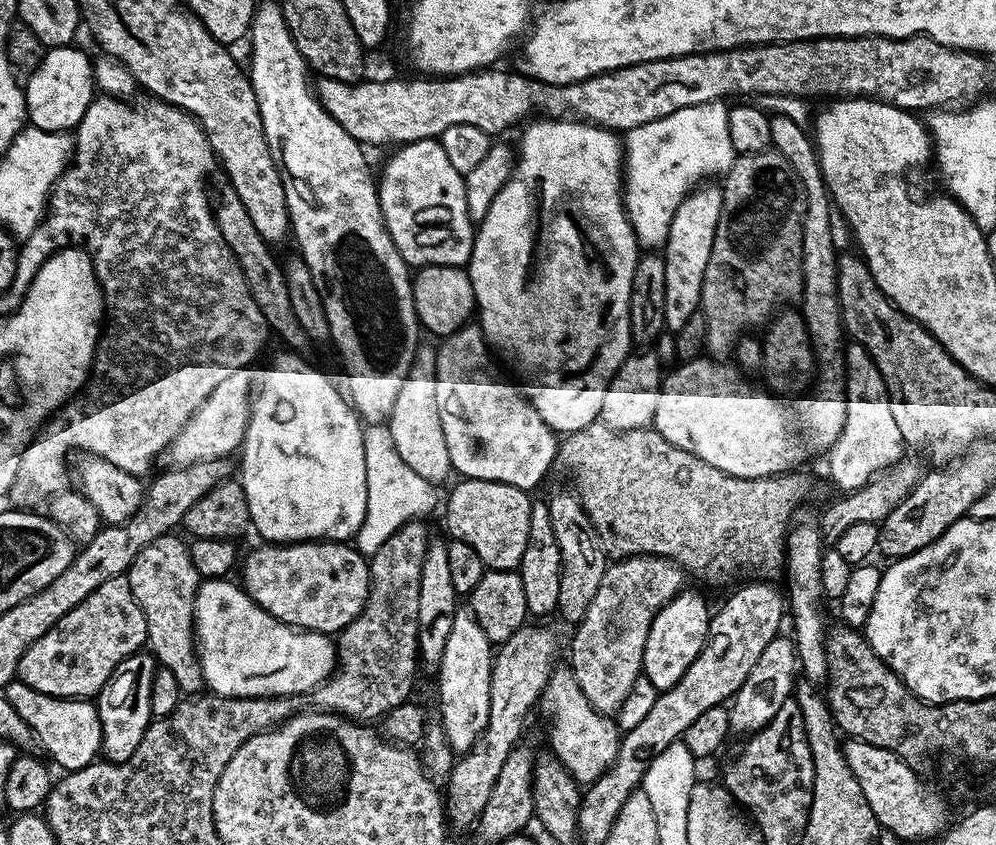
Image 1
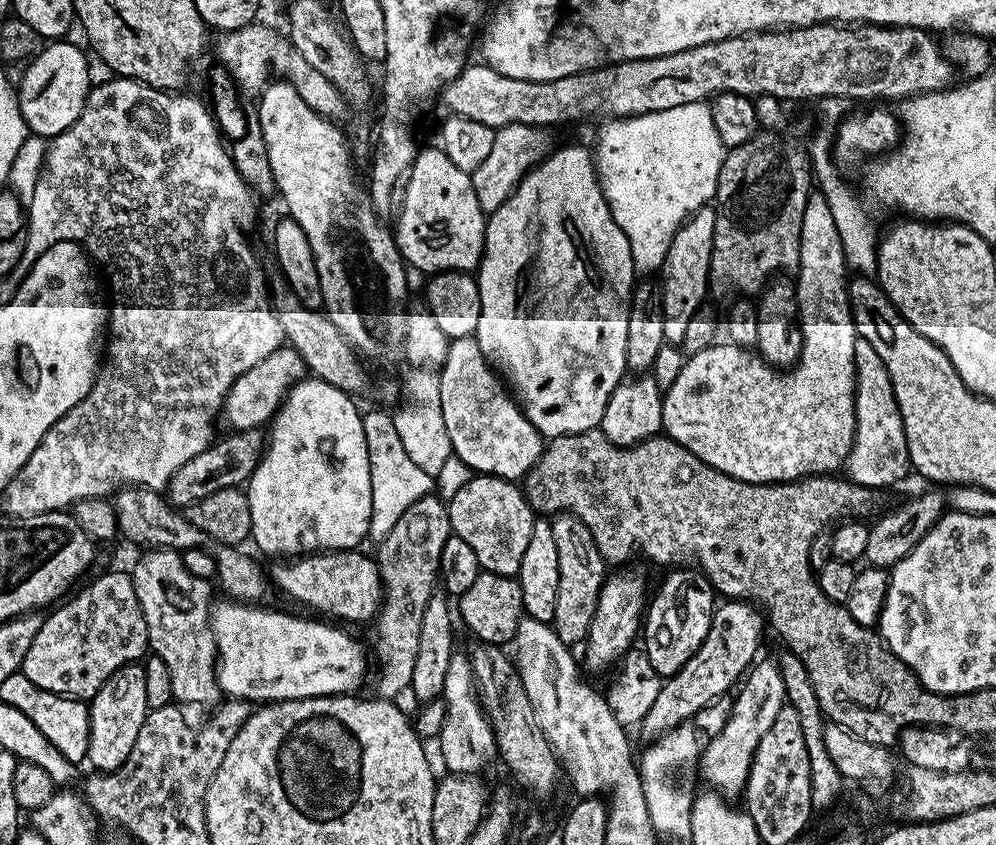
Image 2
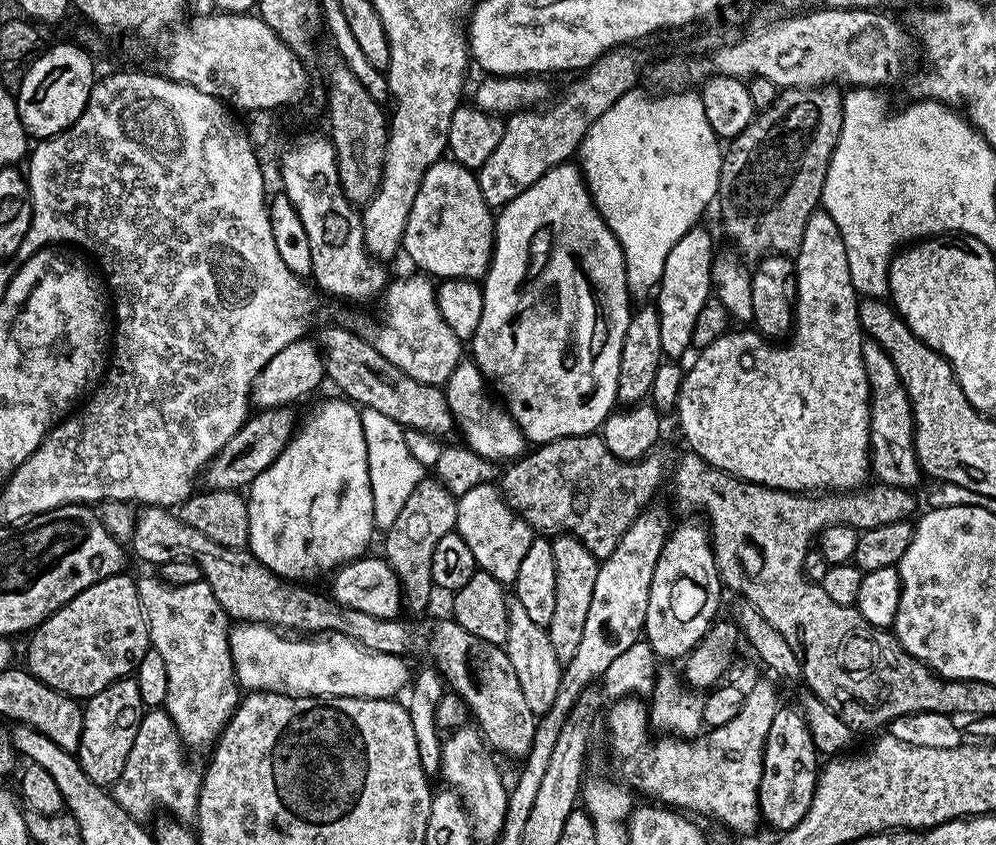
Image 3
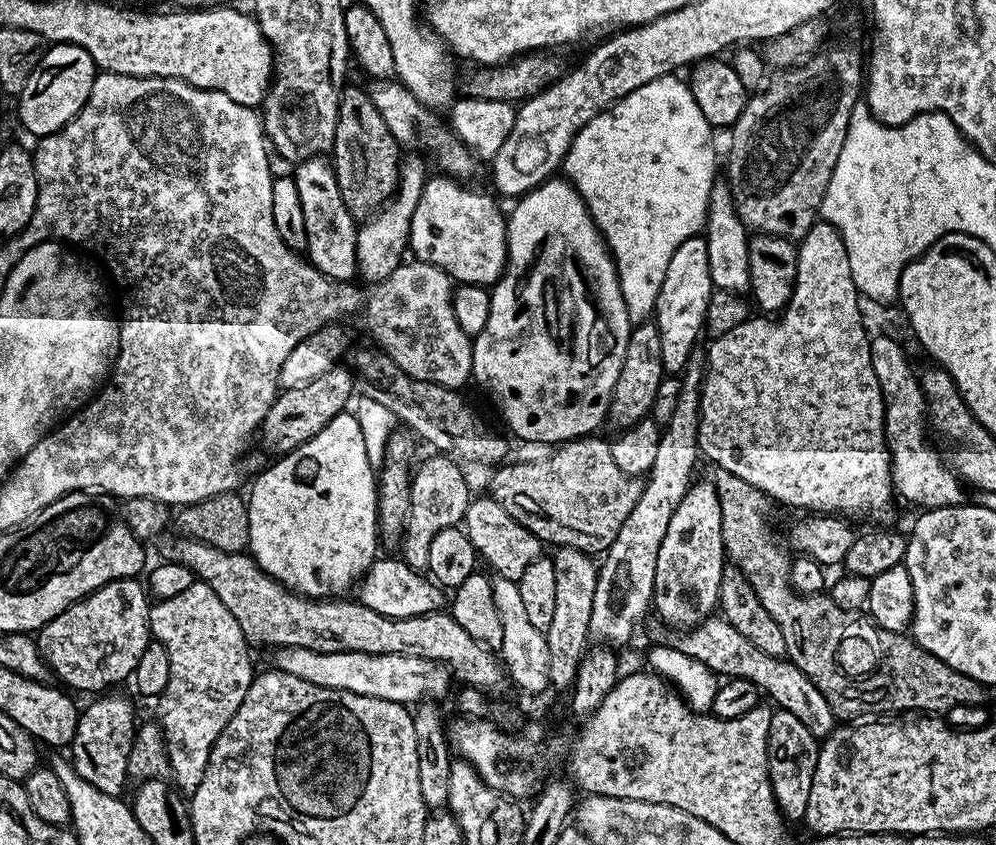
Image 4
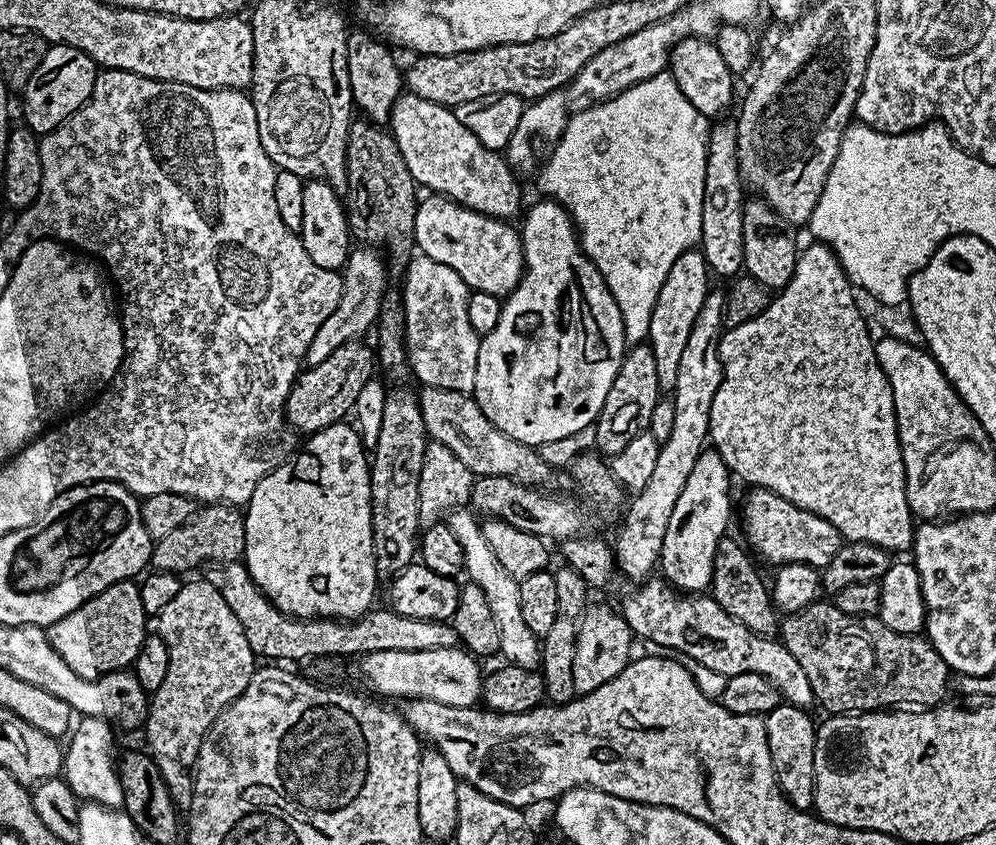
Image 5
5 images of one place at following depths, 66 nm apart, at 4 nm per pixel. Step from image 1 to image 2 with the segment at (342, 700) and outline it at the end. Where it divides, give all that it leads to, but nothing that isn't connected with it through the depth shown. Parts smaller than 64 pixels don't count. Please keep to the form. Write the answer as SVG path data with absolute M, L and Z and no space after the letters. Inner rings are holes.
M436 494L423 496L398 518L394 530L386 534L384 540L379 541L377 552L374 552L376 565L380 568L380 583L382 585L382 599L380 610L374 617L376 637L372 640L372 648L380 659L380 692L384 698L396 698L399 692L407 693L414 674L414 658L418 658L418 634L422 634L422 614L426 614L426 602L438 586L440 575L440 559L442 546L446 546L448 537L452 535L452 527L448 521L448 509L445 501L439 500Z

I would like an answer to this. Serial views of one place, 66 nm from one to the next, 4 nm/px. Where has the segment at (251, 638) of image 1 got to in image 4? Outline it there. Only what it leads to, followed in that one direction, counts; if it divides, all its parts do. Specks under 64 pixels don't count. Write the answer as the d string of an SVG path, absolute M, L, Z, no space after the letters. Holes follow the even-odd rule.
M277 648L275 667L286 674L294 674L294 678L302 678L319 688L333 688L334 690L346 690L363 696L373 696L389 700L395 704L405 706L415 705L425 698L440 698L448 692L448 680L450 673L448 665L439 664L426 658L414 658L413 656L399 656L398 654L382 654L371 656L370 654L358 654L357 652L315 652L314 650L302 650L301 648Z

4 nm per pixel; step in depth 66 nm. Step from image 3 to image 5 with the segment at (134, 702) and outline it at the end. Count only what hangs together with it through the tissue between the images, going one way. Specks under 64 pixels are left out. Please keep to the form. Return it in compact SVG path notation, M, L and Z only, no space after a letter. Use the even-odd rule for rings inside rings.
M86 716L75 721L64 748L62 779L81 801L123 809L124 791L120 781L116 736L112 733L112 728L109 721L97 716Z

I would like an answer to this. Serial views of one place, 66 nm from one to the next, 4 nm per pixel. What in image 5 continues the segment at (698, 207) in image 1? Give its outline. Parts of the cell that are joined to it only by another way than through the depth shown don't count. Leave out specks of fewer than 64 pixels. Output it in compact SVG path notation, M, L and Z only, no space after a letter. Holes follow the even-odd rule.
M683 252L674 262L674 266L670 266L670 274L666 274L662 290L658 290L654 314L650 314L647 343L651 344L654 350L654 363L658 366L658 382L661 389L672 390L675 386L682 350L685 349L694 320L702 310L703 300L710 291L708 276L710 277L710 269L703 252Z

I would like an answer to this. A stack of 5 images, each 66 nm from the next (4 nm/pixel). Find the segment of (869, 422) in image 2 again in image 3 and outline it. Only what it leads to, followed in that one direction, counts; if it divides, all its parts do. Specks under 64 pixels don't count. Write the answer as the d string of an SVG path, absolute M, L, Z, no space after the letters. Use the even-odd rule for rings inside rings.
M865 339L862 346L862 358L866 366L866 378L868 389L872 395L870 402L870 472L881 484L893 484L899 488L912 488L919 480L922 480L922 469L916 460L916 450L912 447L912 403L908 401L908 395L903 382L898 378L898 370L894 370L894 362L882 350L882 346L874 339Z

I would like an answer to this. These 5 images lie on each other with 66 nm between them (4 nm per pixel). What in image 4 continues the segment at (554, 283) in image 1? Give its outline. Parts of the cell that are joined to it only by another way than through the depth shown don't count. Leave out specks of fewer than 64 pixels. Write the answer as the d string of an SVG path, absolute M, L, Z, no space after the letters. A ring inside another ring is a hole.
M549 178L515 201L516 209L506 216L508 225L508 265L504 274L490 288L490 318L486 326L472 341L472 374L475 383L480 383L492 395L494 403L500 407L508 428L516 436L529 440L532 444L559 445L561 442L587 436L597 431L599 424L605 423L608 415L610 394L614 382L618 382L618 370L622 370L622 358L626 354L628 333L632 331L633 321L628 319L624 295L620 290L620 279L616 274L616 262L612 259L604 237L592 221L588 208L584 205L579 192L564 178Z

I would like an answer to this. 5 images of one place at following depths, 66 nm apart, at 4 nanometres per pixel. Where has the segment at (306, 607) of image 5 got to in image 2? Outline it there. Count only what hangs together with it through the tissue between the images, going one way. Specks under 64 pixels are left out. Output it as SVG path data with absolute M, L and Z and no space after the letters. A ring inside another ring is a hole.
M305 378L288 391L283 404L276 415L270 421L272 436L267 437L264 455L260 457L254 474L247 482L246 491L250 502L250 518L252 519L251 543L256 543L268 556L280 556L276 558L299 558L305 554L318 552L343 552L356 550L360 543L368 536L370 526L370 514L372 513L372 487L370 486L370 462L368 461L368 447L366 446L366 434L364 433L364 418L361 409L356 409L356 404L351 395L326 382L315 378Z

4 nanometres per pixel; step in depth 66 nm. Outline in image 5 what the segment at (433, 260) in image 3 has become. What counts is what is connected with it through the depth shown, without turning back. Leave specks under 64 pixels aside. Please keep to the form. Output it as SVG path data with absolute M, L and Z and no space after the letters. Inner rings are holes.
M428 194L417 203L416 221L414 222L414 244L423 255L434 258L434 262L442 262L444 266L450 266L462 282L470 290L494 294L501 298L507 297L518 286L518 282L524 276L524 246L519 231L511 228L511 223L497 220L494 216L487 216L476 212L472 208L462 206L457 200L450 200L439 194Z

